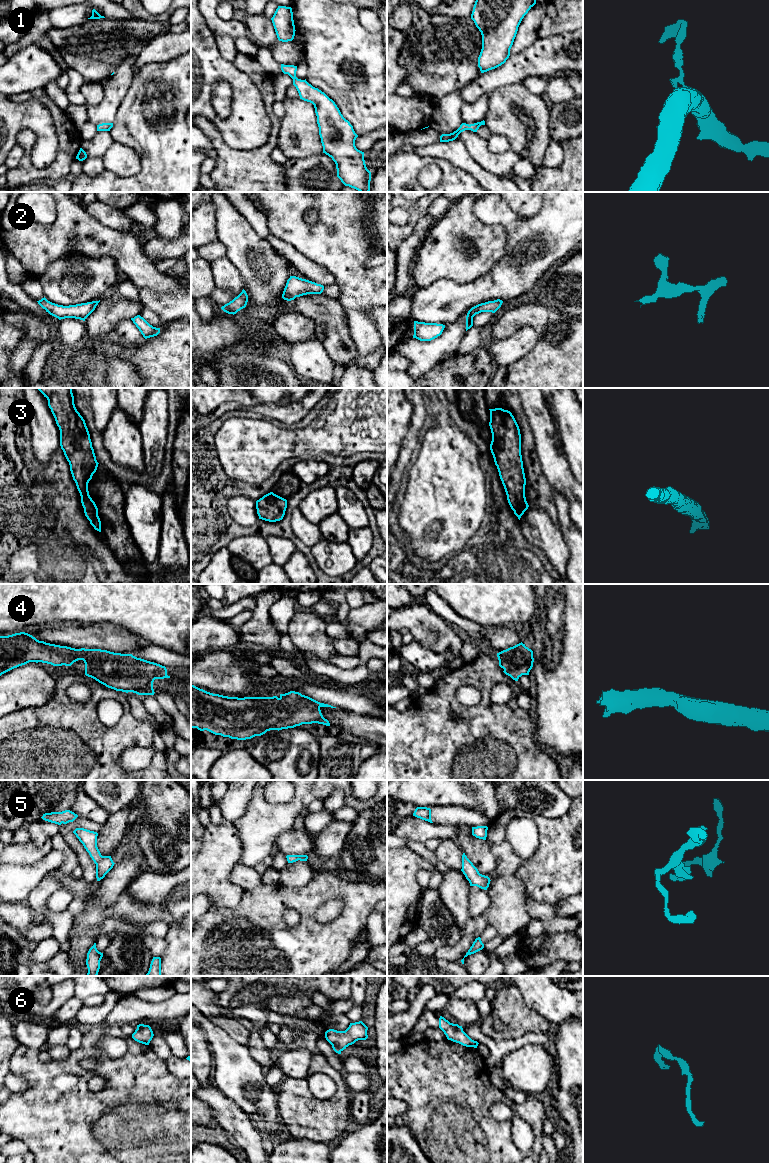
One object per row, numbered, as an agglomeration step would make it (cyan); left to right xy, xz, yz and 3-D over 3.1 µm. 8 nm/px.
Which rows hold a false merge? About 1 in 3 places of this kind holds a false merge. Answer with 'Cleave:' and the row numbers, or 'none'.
Cleave: none

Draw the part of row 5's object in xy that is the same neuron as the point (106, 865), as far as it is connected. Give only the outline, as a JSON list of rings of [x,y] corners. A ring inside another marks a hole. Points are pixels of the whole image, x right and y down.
[[[76,828],[73,833],[83,844],[86,851],[96,864],[96,878],[100,881],[113,868],[114,862],[111,856],[102,856],[97,847],[98,833],[84,828]]]

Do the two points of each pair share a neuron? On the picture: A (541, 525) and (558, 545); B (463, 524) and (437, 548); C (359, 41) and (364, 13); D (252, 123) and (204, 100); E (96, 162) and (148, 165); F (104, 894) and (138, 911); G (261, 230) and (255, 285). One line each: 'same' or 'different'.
A: same
B: same
C: different
D: same
E: different
F: different
G: different

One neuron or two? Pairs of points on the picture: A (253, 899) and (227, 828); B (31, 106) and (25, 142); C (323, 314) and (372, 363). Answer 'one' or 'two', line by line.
A: two
B: two
C: one

